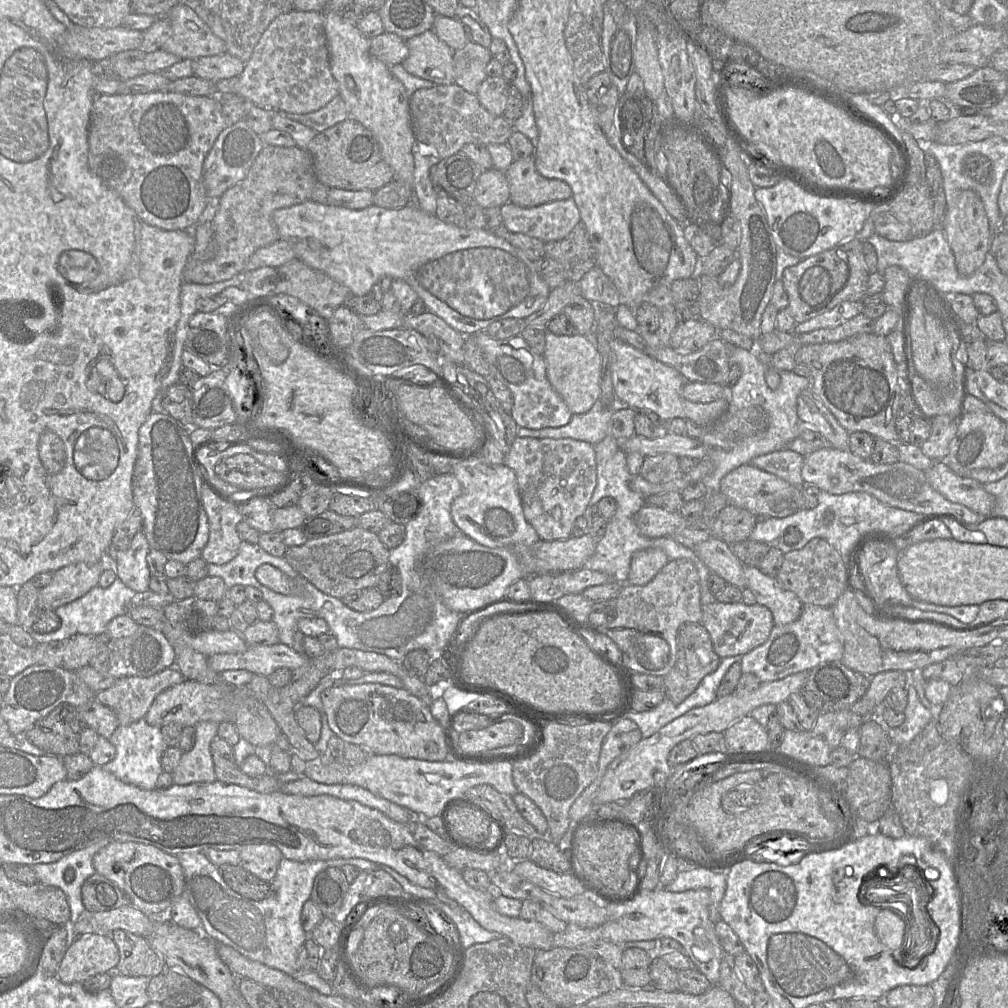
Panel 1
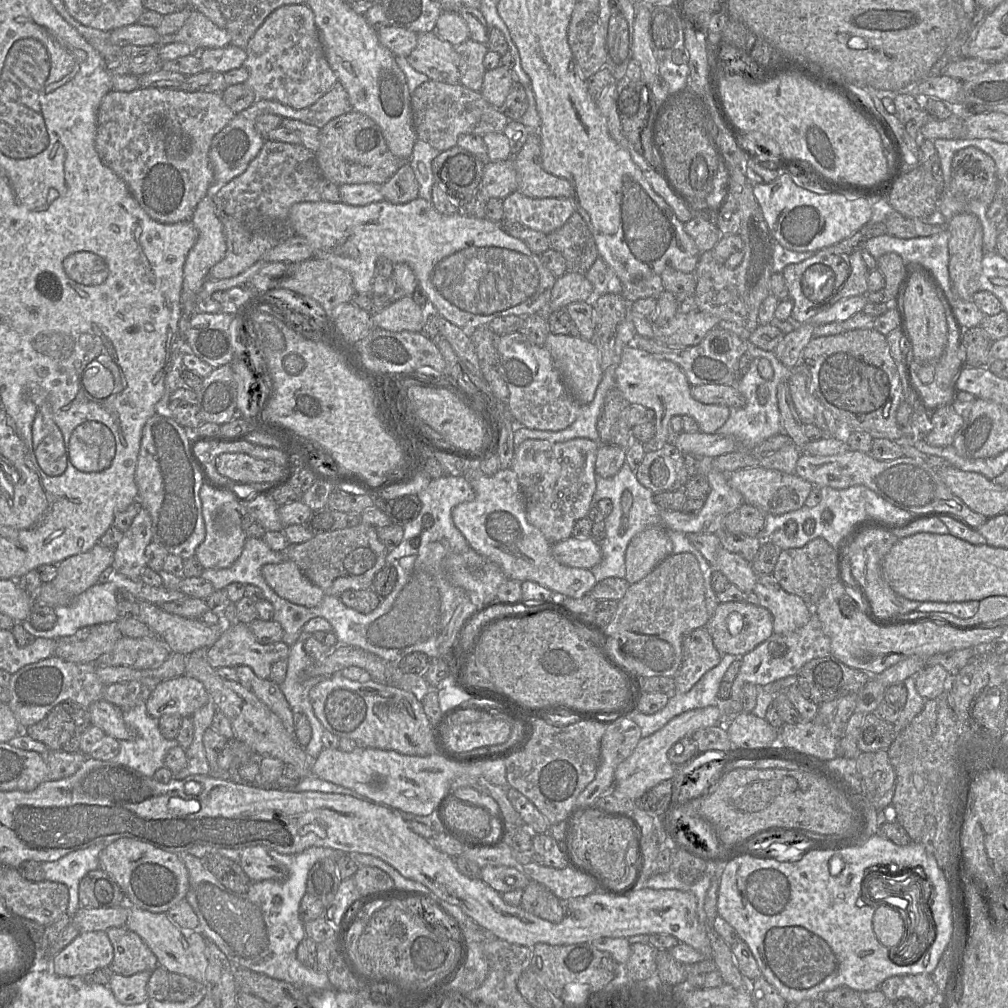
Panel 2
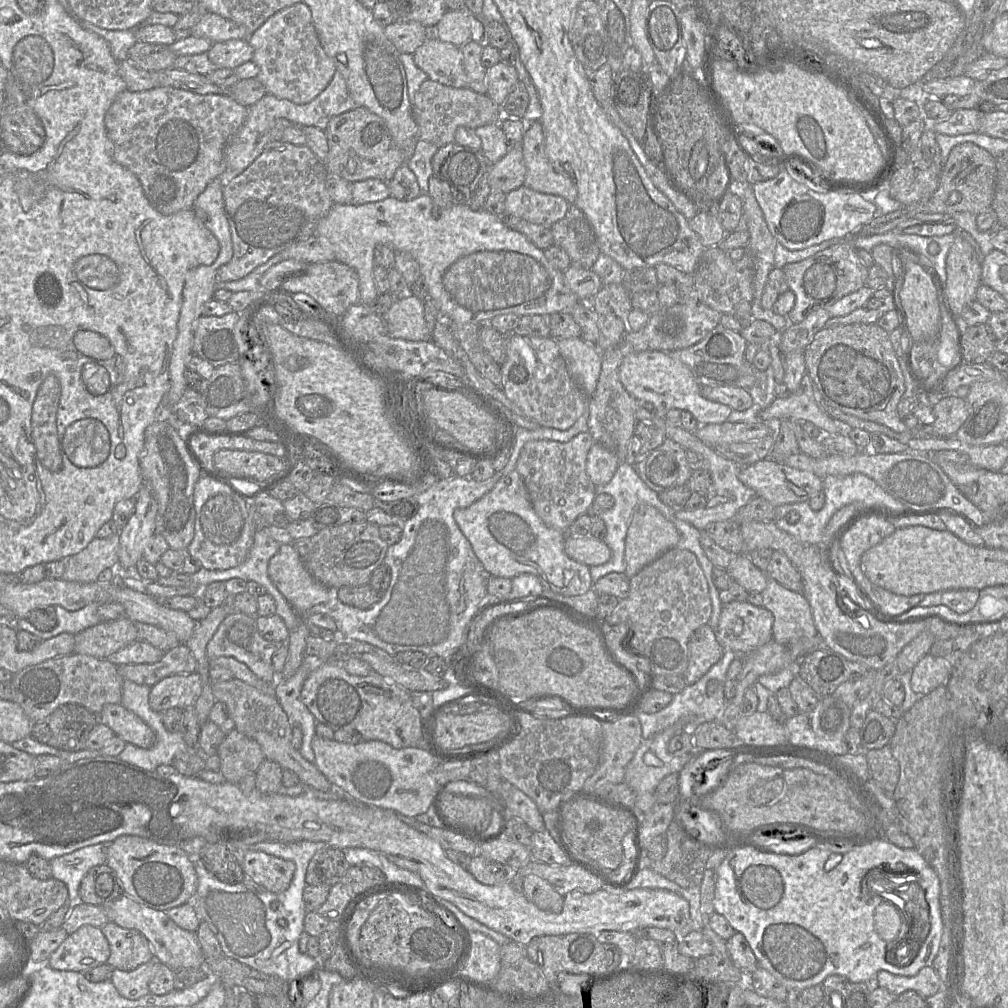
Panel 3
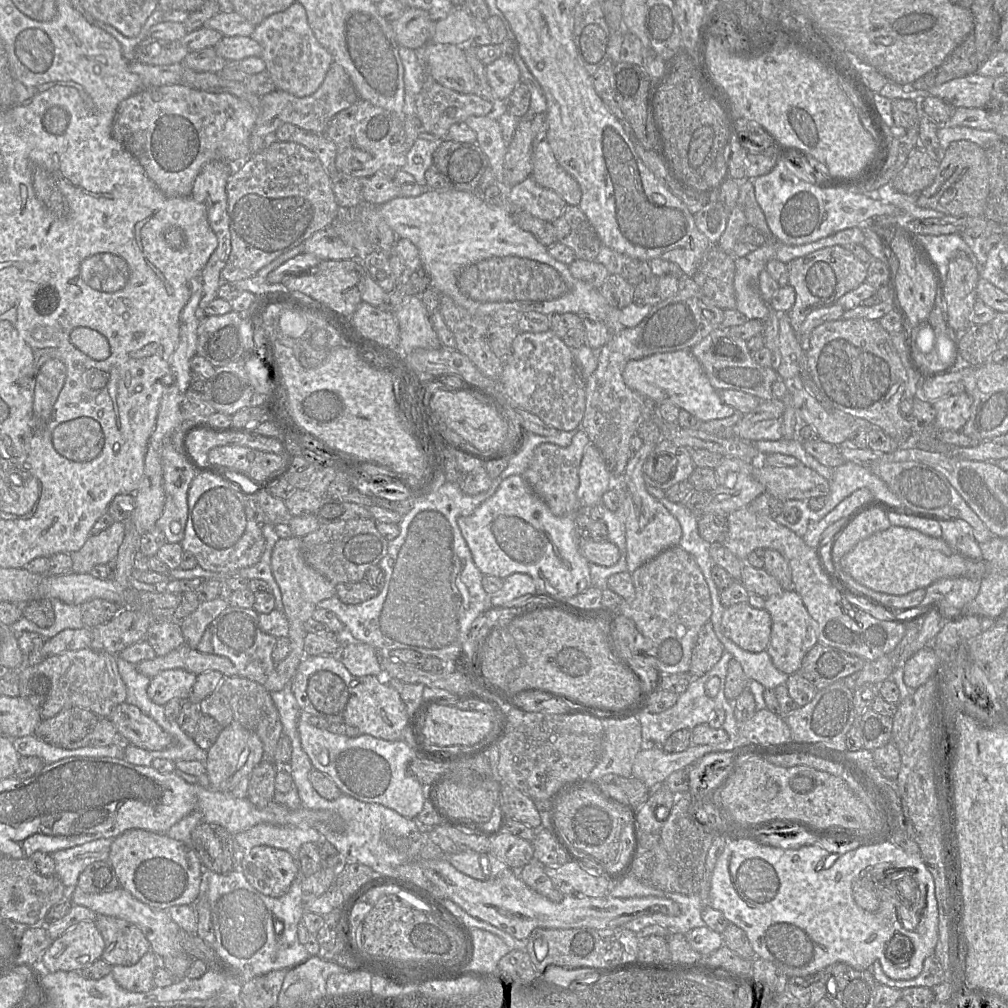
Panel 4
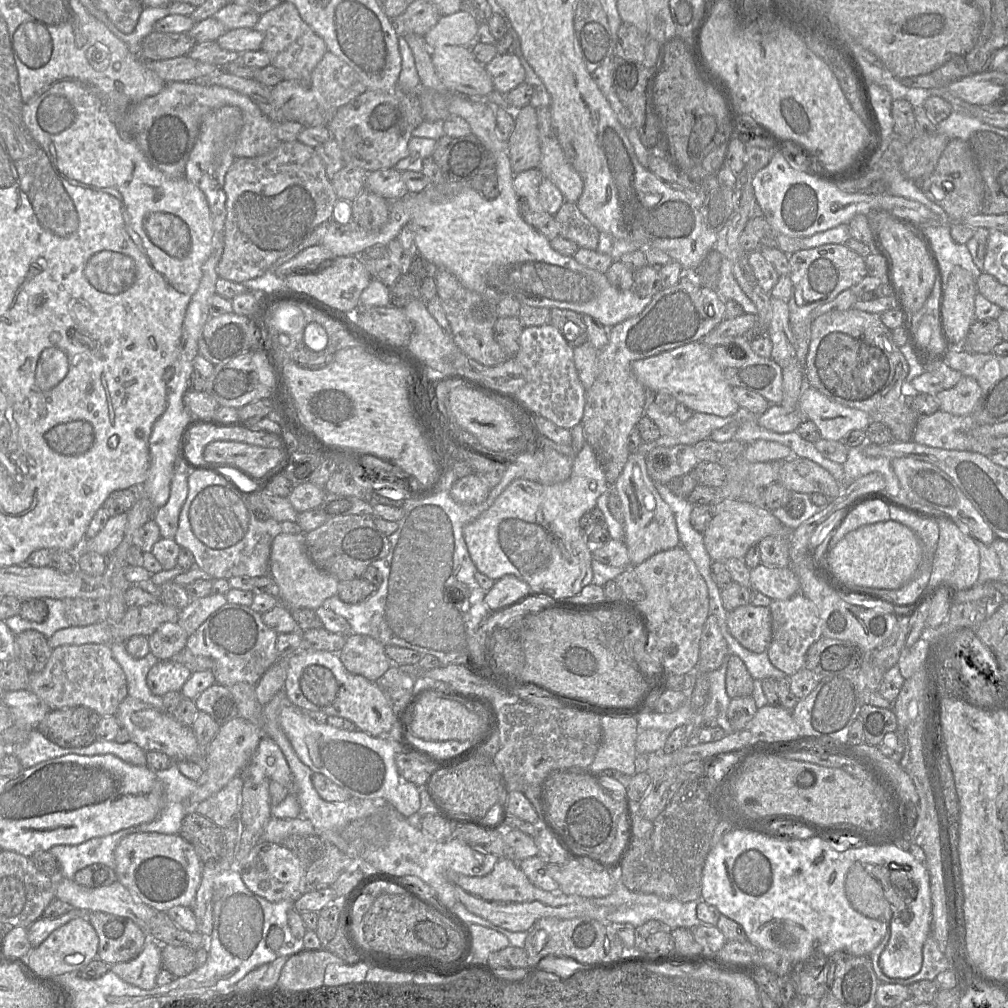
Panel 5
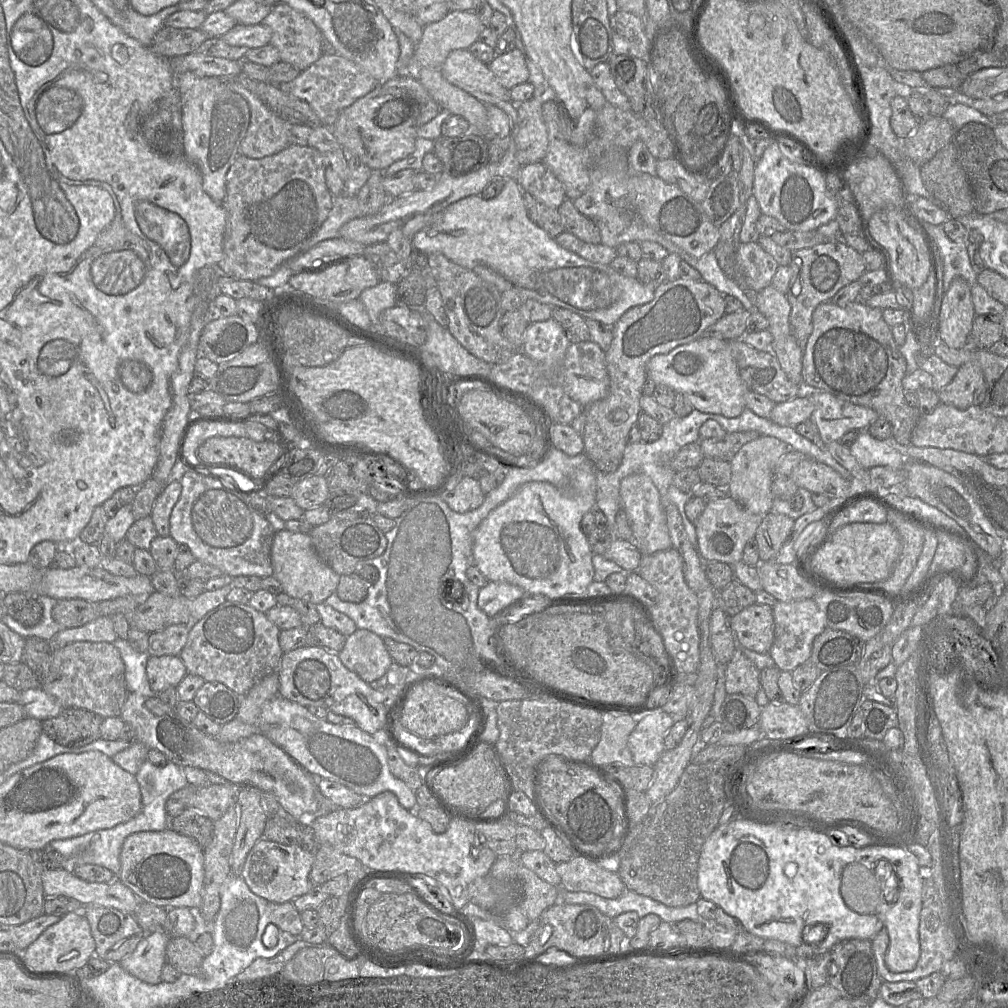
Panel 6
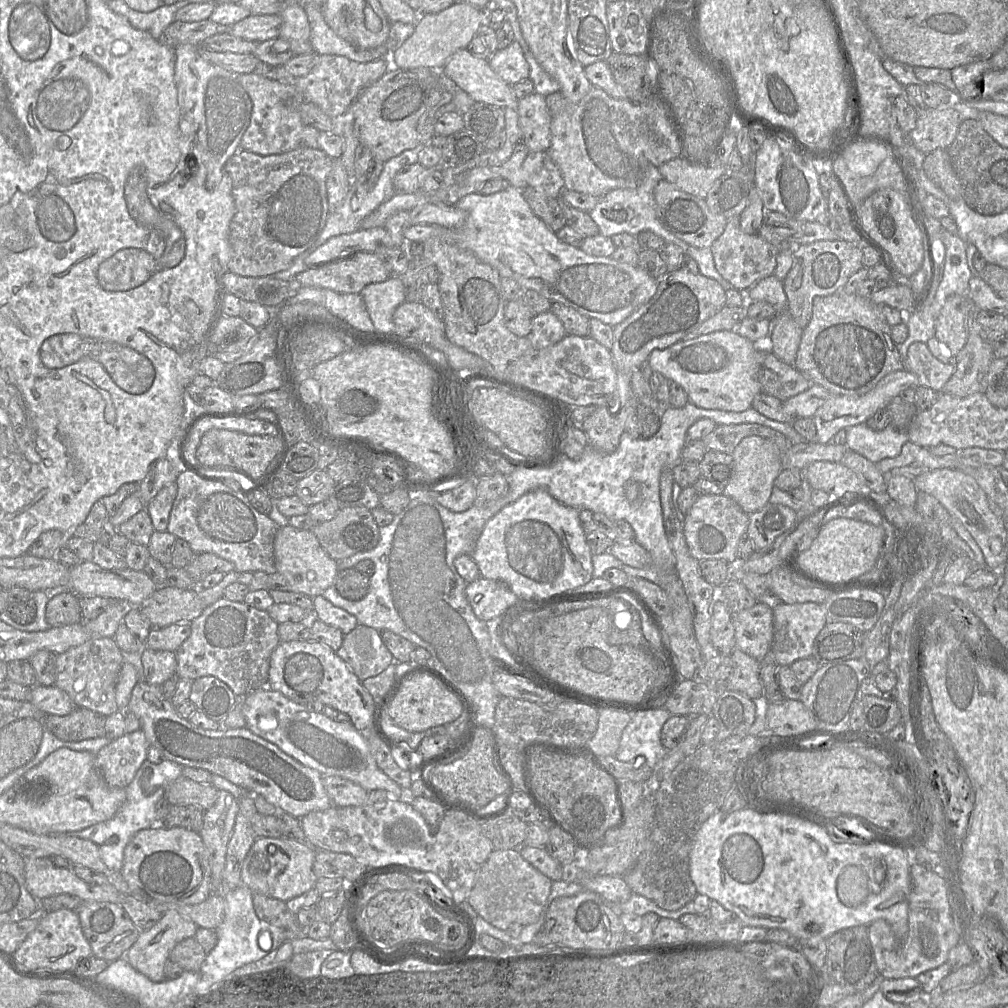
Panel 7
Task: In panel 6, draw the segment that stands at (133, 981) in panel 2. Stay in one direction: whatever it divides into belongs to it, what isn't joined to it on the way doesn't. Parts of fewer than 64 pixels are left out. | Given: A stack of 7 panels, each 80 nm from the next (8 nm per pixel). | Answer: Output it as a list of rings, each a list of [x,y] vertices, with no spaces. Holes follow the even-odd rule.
[[[162,933],[146,934],[135,950],[119,964],[139,980],[155,985],[161,982],[161,971],[166,963],[166,947],[170,937]]]

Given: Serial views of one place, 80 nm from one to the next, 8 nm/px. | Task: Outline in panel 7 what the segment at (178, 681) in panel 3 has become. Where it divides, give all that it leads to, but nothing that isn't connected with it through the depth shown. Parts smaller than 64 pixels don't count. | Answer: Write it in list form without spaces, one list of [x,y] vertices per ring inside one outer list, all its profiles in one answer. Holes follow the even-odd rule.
[[[142,646],[143,680],[161,686],[176,676],[177,659],[175,652],[159,651]]]

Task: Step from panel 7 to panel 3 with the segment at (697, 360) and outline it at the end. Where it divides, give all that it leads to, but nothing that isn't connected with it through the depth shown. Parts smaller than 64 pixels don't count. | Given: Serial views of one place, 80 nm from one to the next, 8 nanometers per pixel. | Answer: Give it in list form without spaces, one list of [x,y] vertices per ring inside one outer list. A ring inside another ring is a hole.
[[[641,351],[627,354],[619,369],[620,381],[626,391],[638,402],[651,403],[654,406],[654,412],[663,419],[666,418],[665,415],[670,409],[679,409],[689,411],[700,426],[726,422],[733,409],[727,405],[704,398],[701,394],[701,386],[695,380],[691,370],[677,357],[672,357],[670,353],[665,351]]]

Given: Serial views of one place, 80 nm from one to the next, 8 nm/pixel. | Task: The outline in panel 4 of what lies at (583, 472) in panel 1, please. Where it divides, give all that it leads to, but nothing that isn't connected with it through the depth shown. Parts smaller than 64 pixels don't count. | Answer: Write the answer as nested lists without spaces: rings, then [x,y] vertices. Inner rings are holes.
[[[579,429],[567,447],[560,447],[552,443],[543,443],[534,449],[529,465],[523,473],[533,491],[547,504],[556,516],[577,514],[580,501],[577,497],[579,486],[578,471],[585,447],[590,443],[587,434]]]

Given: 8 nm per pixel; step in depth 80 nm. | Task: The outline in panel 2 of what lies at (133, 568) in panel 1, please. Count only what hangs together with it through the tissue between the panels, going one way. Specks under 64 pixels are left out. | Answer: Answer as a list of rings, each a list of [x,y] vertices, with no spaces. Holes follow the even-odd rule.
[[[141,508],[134,518],[129,529],[124,532],[122,540],[114,550],[112,567],[127,578],[139,582],[142,570],[147,566],[145,561],[145,549],[152,542],[152,520],[149,512]]]

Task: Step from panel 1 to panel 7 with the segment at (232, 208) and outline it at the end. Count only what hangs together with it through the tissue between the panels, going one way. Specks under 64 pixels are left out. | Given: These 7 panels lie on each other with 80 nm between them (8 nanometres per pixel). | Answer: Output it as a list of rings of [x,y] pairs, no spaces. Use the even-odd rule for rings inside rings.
[[[309,147],[261,156],[243,149],[225,165],[232,179],[236,212],[230,223],[229,272],[263,277],[287,270],[320,236],[329,217],[326,180],[333,159]]]

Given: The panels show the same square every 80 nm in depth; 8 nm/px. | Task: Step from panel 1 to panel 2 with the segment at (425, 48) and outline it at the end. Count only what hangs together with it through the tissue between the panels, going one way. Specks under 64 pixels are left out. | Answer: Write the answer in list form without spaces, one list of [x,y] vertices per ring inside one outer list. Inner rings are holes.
[[[434,31],[418,34],[417,45],[406,58],[416,71],[433,81],[459,83],[456,47],[440,38]]]

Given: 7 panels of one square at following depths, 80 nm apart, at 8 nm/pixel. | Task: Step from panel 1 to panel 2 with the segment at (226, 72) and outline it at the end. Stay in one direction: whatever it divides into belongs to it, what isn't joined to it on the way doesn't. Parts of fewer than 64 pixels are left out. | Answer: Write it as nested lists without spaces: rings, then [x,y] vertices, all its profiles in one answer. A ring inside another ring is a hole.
[[[229,44],[222,48],[200,50],[199,57],[203,71],[226,73],[243,66],[247,52],[246,49]]]

